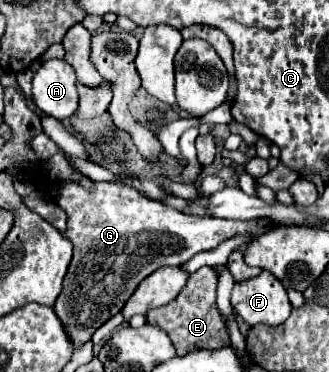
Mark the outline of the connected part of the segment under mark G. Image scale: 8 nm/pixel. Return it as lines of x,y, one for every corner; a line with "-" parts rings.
65,181
59,185
49,183
47,187
55,195
55,203
67,214
67,228
63,235
73,243
73,261
63,279
63,291
53,305
55,315
67,329
69,341
73,343
73,351
85,345
87,341
91,341
93,333
103,323
107,323
113,315
117,315
127,303
127,299
135,293
139,283
145,277
149,277
153,271
157,271
159,267
183,265
193,255
215,249
221,241
229,237
235,237
241,233
253,233
257,237
271,229
269,221
229,221
229,219
217,219
217,217
187,215
183,211
173,209
171,205
143,197
133,187
121,187
113,183
95,183
93,191
87,191
81,185
71,181

